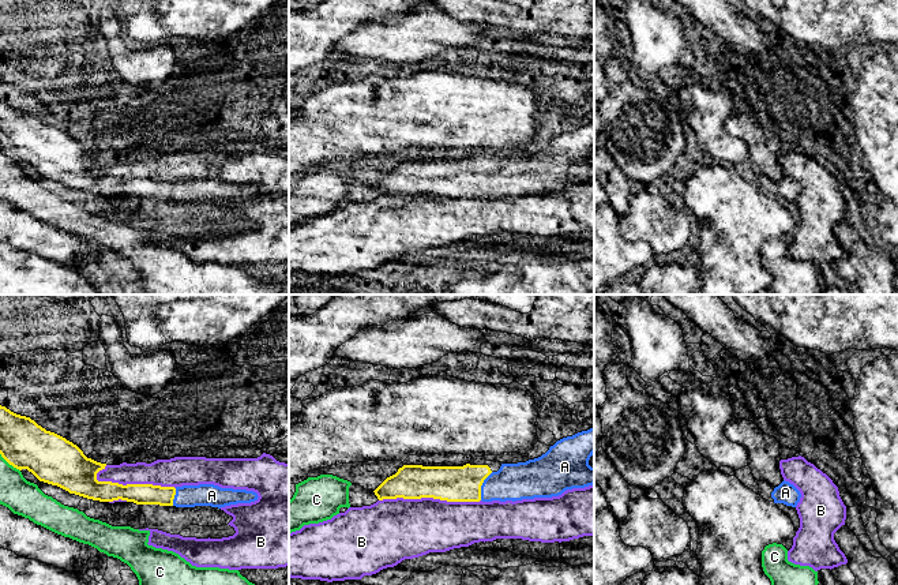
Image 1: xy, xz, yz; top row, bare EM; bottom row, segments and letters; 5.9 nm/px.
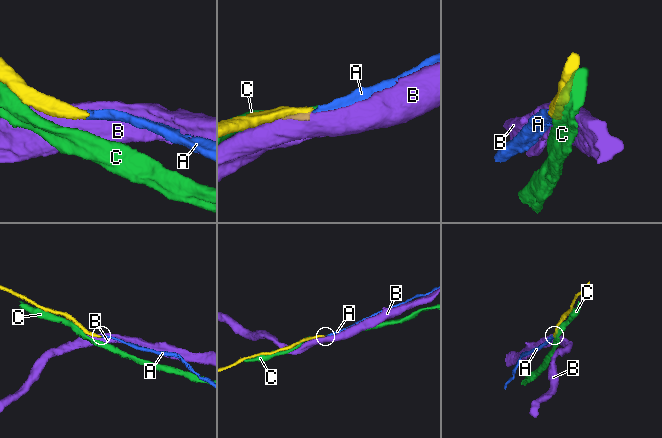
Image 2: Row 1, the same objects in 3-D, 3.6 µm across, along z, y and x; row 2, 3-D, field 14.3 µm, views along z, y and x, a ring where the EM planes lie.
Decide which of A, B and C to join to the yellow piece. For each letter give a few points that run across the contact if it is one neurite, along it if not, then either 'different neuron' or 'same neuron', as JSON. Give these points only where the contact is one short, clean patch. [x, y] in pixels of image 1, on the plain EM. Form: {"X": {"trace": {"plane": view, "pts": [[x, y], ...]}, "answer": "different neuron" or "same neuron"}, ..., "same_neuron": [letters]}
{"A": {"trace": {"plane": "xz", "pts": [[463, 177], [481, 179], [507, 179], [513, 176]]}, "answer": "same neuron"}, "B": {"answer": "different neuron"}, "C": {"answer": "different neuron"}, "same_neuron": ["A"]}

